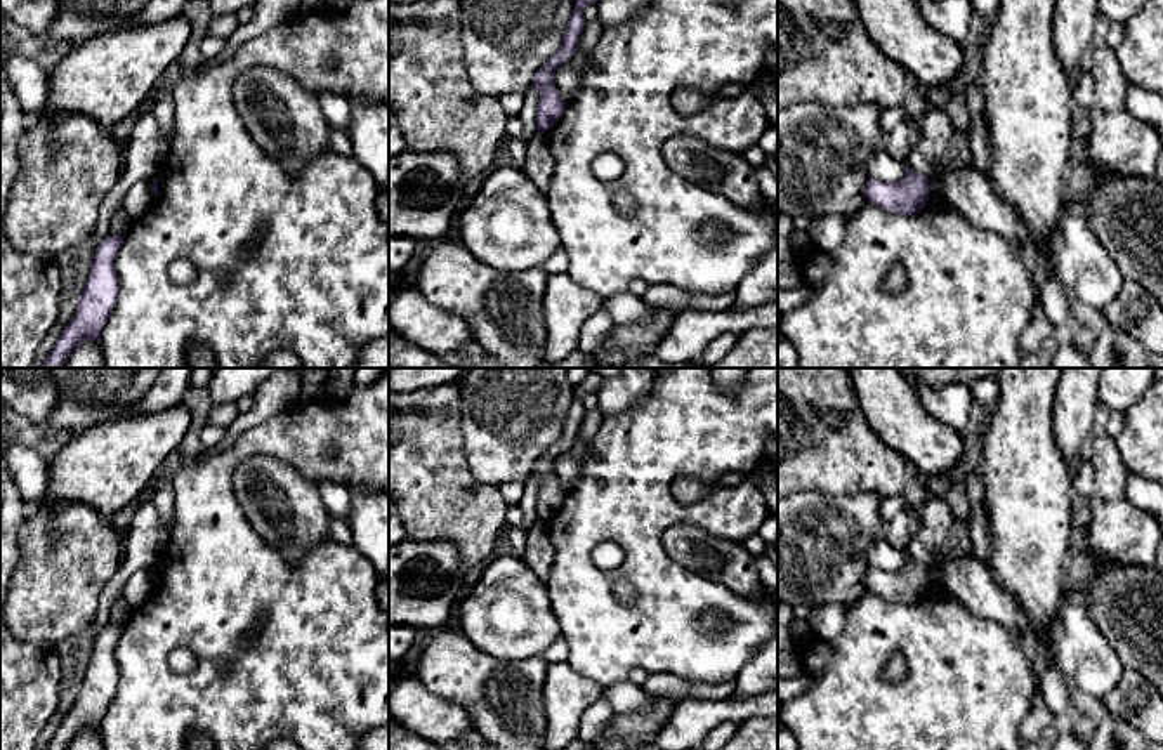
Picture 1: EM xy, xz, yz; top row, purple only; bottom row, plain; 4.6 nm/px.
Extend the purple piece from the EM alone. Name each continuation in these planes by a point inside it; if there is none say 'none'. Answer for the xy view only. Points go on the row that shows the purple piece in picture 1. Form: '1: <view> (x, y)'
none

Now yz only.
none

